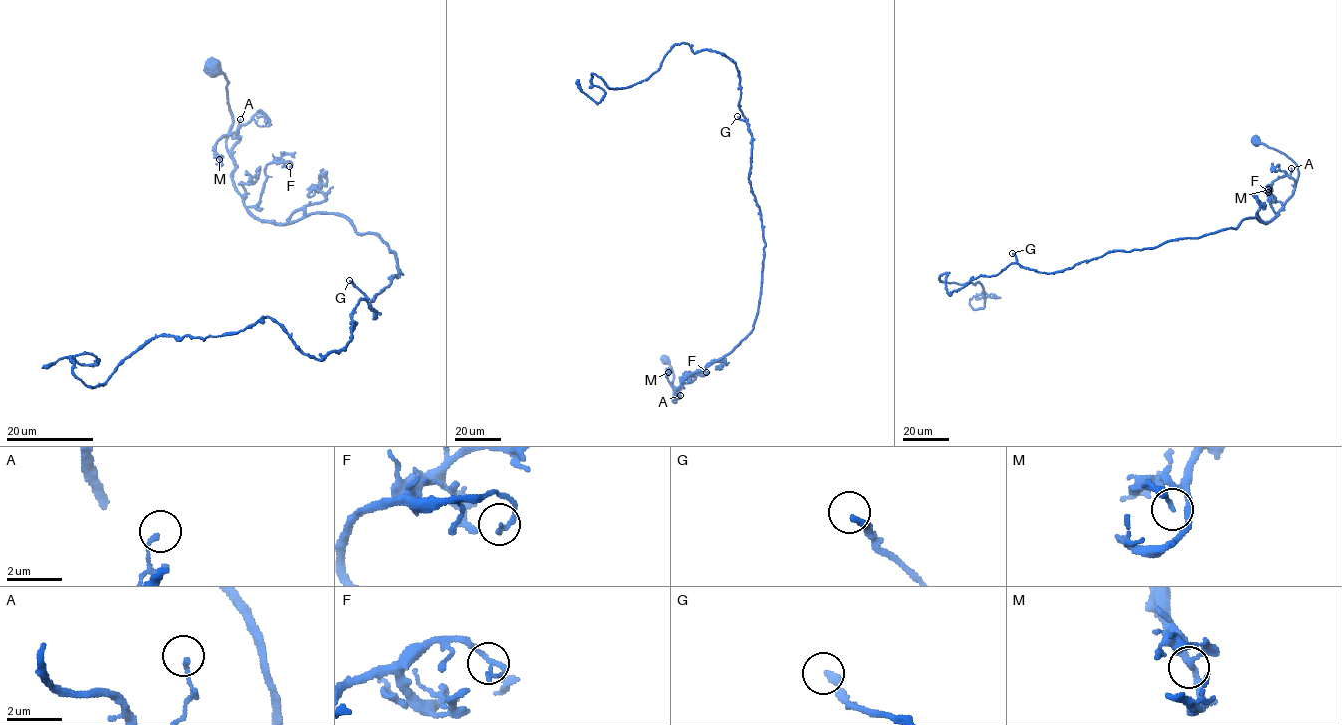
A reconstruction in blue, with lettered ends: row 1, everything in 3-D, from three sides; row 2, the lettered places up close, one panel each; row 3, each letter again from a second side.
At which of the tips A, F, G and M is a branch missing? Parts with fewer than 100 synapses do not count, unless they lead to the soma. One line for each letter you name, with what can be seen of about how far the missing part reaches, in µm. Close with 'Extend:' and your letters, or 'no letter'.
G: Missing length about 160 µm
Extend: G

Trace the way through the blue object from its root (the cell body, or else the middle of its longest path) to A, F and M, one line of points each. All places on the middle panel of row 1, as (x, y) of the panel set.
A: (665, 358), (673, 372), (675, 402), (673, 401), (680, 395)
F: (665, 358), (673, 372), (674, 402), (682, 382), (686, 383), (701, 370), (706, 372)
M: (665, 358), (673, 372), (675, 402), (673, 400), (679, 395), (668, 381), (668, 372)

